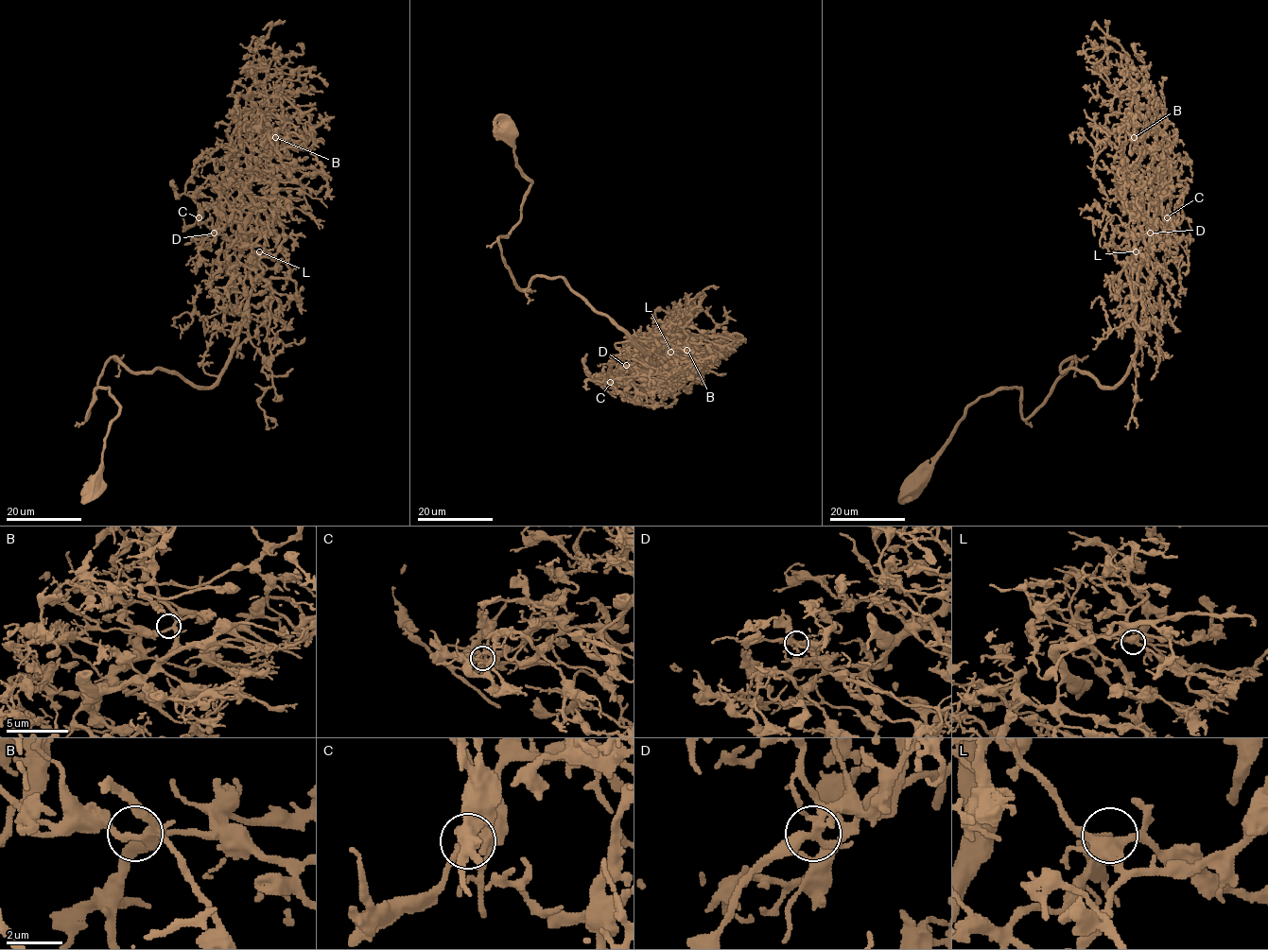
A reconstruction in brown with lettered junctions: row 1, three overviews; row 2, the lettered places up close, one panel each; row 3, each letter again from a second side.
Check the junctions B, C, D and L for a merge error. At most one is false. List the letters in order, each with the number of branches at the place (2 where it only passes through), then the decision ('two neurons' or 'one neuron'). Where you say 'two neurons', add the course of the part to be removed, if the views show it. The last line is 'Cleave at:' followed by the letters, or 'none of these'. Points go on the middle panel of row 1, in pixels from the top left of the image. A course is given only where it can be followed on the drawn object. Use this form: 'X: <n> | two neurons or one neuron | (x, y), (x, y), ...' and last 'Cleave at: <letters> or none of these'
B: 5 | one neuron
C: 4 | two neurons | (611, 383), (609, 386), (601, 385), (598, 380), (610, 380), (619, 365)
D: 5 | one neuron
L: 4 | one neuron
Cleave at: C

